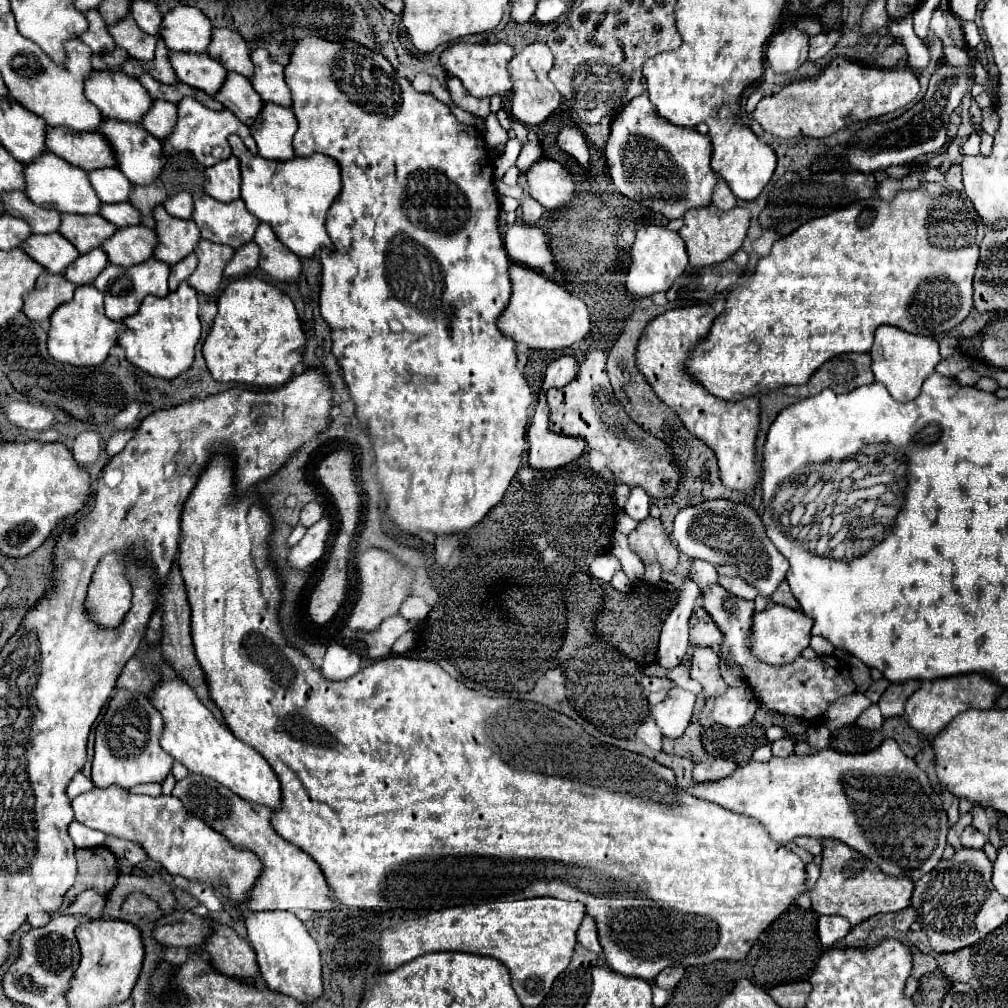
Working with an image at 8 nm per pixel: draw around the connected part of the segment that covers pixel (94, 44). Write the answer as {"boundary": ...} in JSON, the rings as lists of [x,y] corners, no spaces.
{"boundary":[[[90,10],[90,14],[86,16],[86,20],[88,20],[90,28],[88,28],[86,34],[82,34],[80,40],[86,42],[86,44],[92,48],[92,52],[96,52],[96,54],[112,52],[112,50],[116,48],[116,42],[114,42],[114,38],[108,34],[108,26],[106,26],[106,22],[102,20],[100,12],[98,12],[98,10]]]}

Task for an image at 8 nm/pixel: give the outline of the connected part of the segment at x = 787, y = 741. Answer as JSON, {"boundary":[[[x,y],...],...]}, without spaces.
{"boundary":[[[780,738],[772,742],[772,754],[774,756],[790,756],[794,750],[794,740],[792,738]]]}

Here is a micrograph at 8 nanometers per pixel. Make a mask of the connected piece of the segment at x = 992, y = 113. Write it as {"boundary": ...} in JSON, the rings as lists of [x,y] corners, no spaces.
{"boundary":[[[993,106],[982,109],[981,128],[990,135],[994,135],[999,126],[999,116]]]}

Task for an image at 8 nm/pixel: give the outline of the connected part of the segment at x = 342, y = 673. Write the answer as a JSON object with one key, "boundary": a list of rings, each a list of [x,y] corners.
{"boundary":[[[330,644],[322,664],[322,676],[326,680],[348,680],[362,668],[362,660],[358,654],[346,650],[340,644]]]}

